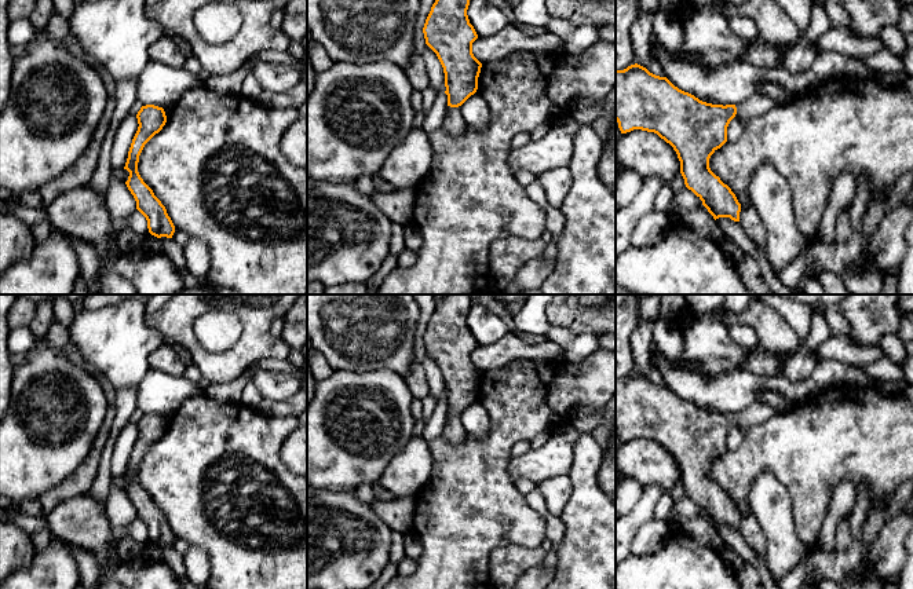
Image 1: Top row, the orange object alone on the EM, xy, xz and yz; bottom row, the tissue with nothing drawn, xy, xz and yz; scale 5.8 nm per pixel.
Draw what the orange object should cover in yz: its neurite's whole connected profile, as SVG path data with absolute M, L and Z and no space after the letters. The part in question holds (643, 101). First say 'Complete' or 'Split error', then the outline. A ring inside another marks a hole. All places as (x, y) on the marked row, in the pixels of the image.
Split error. M638 63L616 70L616 121L621 133L642 129L654 132L669 143L680 161L686 187L702 201L715 220L730 217L739 222L741 204L731 189L711 171L711 156L727 142L727 127L734 117L748 122L777 105L777 100L763 94L756 94L738 105L712 105L679 89L667 77L655 76Z

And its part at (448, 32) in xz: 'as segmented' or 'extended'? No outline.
extended

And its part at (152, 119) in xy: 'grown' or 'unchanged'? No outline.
unchanged

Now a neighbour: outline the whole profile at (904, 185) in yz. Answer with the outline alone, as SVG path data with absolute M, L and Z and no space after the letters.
M906 172L901 175L890 193L885 213L890 212L894 205L903 202L906 195L912 191L912 189L913 189L913 172Z

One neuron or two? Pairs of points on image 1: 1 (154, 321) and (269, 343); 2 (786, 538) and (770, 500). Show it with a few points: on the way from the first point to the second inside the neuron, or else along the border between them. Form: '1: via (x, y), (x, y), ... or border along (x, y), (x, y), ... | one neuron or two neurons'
1: via (183, 336), (207, 359), (237, 359), (240, 357) | one neuron
2: via (780, 529), (773, 509) | one neuron

